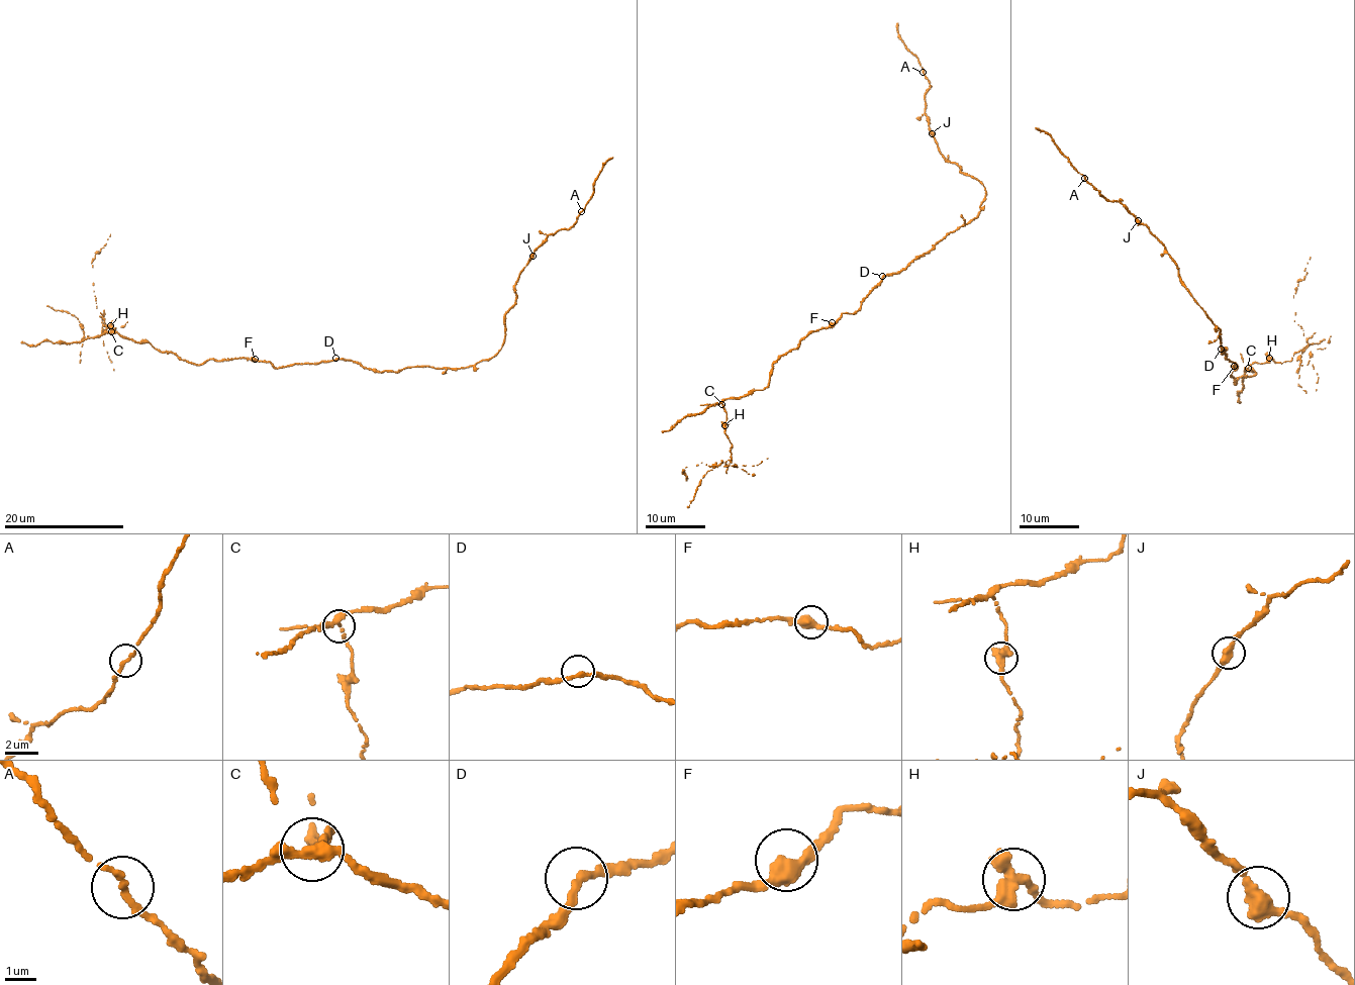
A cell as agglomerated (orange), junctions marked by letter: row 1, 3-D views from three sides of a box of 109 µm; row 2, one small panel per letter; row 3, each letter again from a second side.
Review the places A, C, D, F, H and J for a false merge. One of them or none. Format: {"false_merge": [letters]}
{"false_merge": ["H"]}

